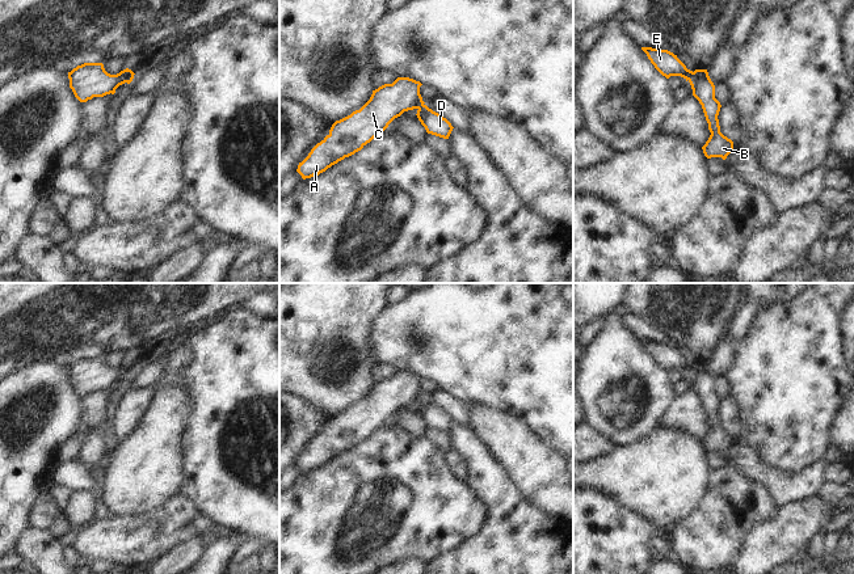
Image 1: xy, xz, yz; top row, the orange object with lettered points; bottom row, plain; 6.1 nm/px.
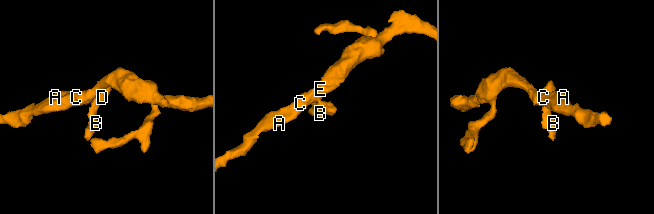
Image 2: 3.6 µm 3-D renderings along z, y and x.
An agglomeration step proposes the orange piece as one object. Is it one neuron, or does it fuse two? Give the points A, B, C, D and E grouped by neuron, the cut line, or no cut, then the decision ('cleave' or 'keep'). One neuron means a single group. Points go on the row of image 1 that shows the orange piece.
A C E / B D; cut in yz along (694, 72), (688, 79); cleave

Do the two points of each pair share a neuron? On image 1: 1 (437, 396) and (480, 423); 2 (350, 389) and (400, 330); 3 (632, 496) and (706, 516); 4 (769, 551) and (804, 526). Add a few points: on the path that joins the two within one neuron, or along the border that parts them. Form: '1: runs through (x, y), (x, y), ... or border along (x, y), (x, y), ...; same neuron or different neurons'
1: border along (467, 410), (471, 429); different neurons
2: border along (370, 330), (370, 357), (375, 363); different neurons
3: border along (707, 485), (703, 501), (674, 526); different neurons
4: runs through (778, 541), (795, 527); same neuron

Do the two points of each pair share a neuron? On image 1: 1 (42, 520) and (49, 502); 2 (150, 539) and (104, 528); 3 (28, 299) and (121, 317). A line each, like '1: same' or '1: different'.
1: same
2: same
3: same

